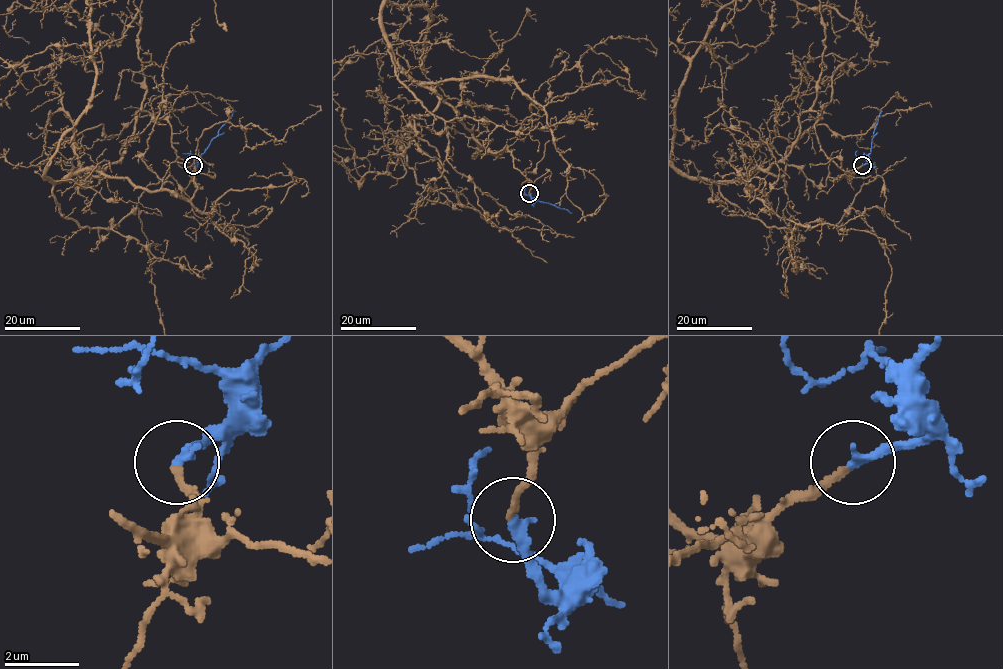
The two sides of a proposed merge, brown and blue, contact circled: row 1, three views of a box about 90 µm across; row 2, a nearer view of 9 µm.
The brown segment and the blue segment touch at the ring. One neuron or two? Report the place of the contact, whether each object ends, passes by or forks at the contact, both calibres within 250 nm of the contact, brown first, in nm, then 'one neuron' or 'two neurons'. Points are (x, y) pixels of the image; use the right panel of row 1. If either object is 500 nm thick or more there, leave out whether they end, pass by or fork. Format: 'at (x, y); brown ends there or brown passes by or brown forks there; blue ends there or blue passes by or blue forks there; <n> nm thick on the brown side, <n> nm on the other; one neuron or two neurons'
at (862, 165); brown ends there; blue ends there; 170 nm thick on the brown side, 280 nm on the other; one neuron

